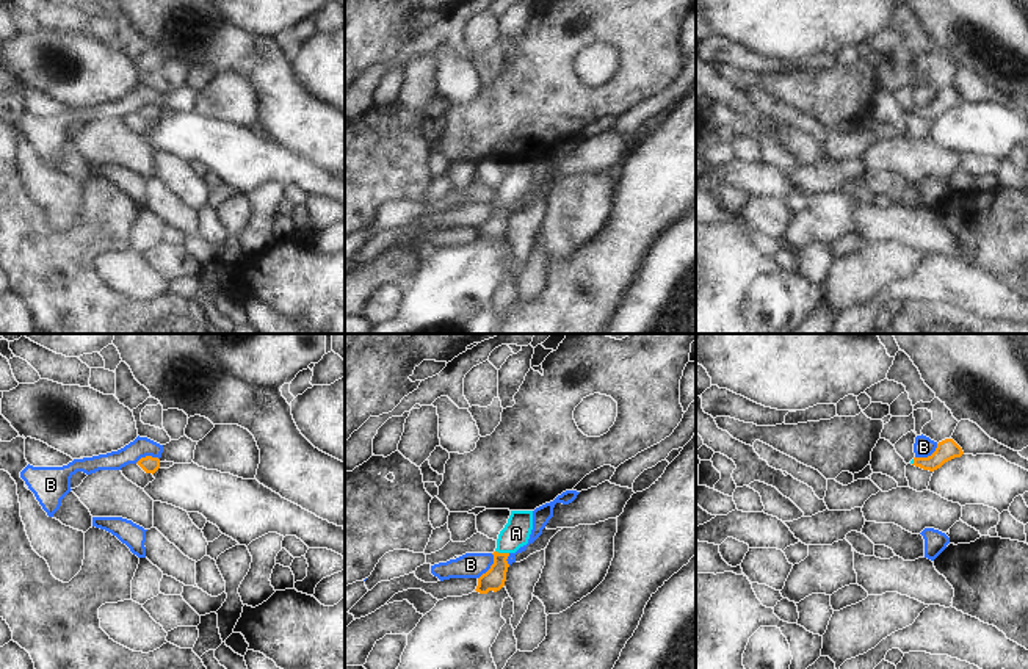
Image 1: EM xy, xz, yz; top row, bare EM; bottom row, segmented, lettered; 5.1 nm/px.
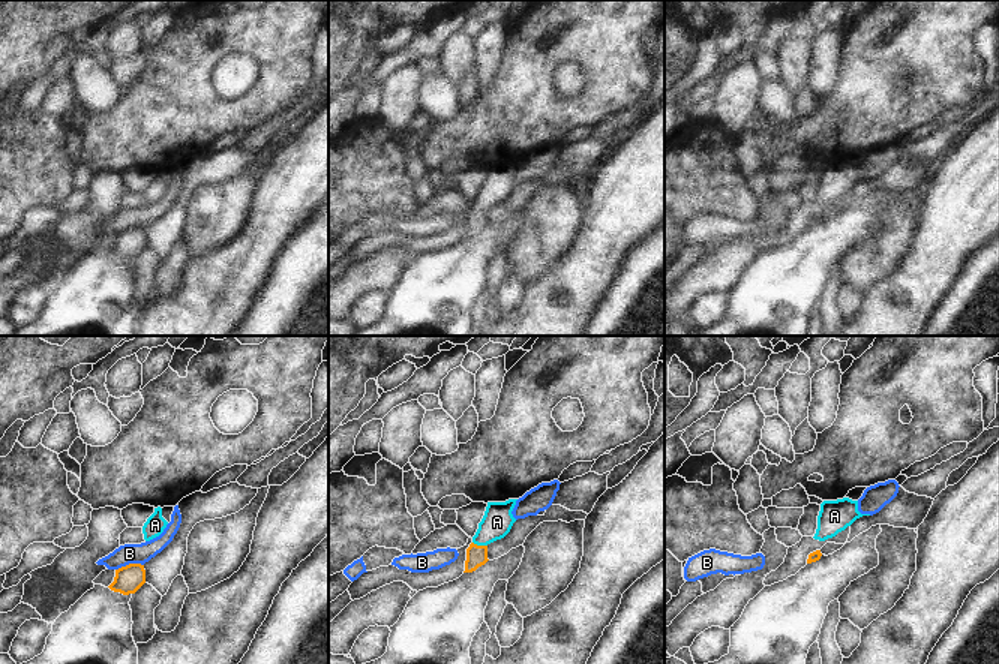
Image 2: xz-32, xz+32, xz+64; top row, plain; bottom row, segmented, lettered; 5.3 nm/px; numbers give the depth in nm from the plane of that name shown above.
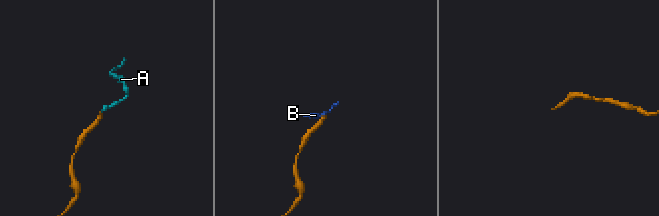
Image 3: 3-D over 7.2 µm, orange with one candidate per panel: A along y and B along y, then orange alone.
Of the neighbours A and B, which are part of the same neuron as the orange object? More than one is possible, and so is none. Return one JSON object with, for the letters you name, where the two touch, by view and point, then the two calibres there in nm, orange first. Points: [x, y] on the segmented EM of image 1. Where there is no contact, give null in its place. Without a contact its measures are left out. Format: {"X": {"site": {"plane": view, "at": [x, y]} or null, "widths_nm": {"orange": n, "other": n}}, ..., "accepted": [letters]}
{"A": {"site": {"plane": "xz", "at": [502, 553]}, "widths_nm": {"orange": 110, "other": 140}}, "accepted": ["A"]}

